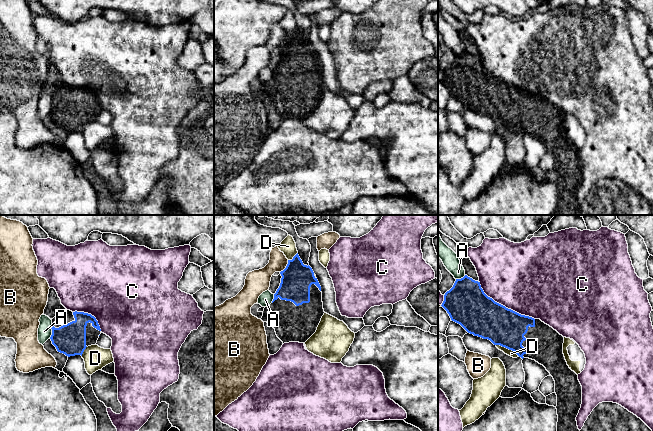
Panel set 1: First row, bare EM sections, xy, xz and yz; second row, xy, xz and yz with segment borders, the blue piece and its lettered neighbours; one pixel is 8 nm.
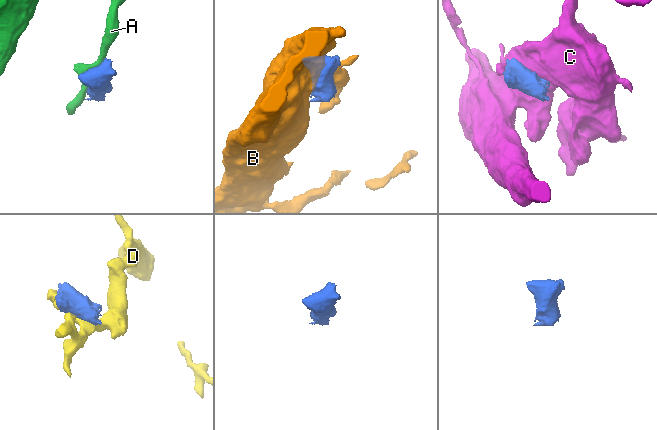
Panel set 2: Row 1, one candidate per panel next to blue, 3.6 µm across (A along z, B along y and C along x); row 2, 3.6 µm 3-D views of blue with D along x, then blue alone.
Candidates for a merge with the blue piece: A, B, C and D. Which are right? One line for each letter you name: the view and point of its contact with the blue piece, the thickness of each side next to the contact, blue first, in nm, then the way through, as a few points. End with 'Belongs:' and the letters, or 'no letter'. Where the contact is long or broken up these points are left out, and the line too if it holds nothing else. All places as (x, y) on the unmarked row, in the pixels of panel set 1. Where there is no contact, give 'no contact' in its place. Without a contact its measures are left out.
Belongs: no letter

